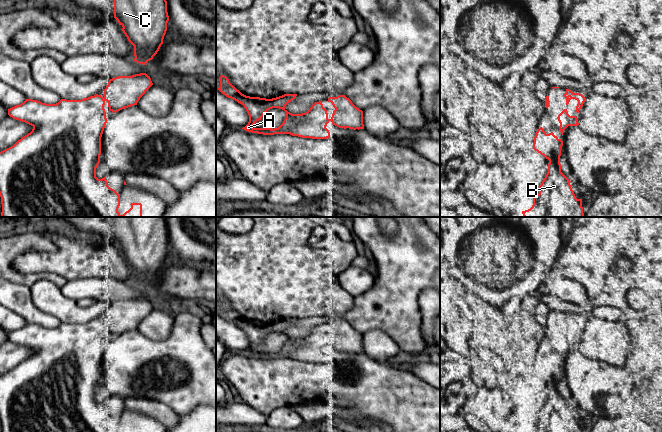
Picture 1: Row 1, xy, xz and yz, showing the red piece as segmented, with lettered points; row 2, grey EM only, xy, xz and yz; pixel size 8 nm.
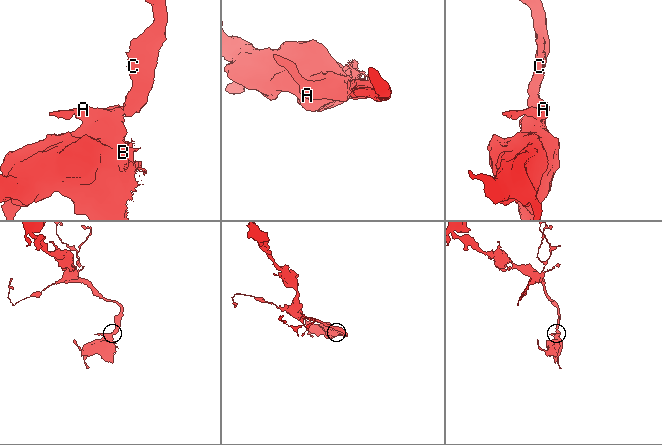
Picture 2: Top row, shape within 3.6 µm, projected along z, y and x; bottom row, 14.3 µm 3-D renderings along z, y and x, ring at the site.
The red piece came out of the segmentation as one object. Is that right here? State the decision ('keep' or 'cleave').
keep

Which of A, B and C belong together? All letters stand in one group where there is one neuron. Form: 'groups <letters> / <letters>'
groups A B C

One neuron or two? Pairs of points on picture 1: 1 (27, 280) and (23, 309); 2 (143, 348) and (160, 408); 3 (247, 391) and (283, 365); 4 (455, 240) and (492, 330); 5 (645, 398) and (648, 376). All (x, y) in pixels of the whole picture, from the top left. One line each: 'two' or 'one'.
1: two
2: two
3: one
4: two
5: one

